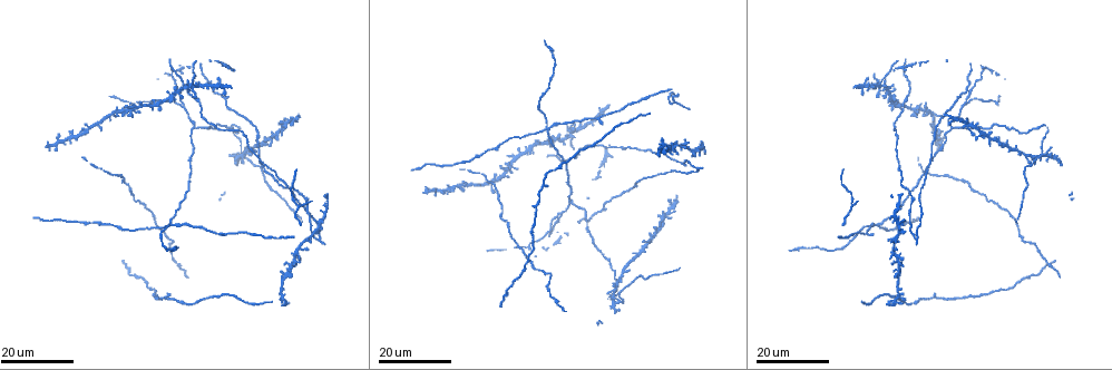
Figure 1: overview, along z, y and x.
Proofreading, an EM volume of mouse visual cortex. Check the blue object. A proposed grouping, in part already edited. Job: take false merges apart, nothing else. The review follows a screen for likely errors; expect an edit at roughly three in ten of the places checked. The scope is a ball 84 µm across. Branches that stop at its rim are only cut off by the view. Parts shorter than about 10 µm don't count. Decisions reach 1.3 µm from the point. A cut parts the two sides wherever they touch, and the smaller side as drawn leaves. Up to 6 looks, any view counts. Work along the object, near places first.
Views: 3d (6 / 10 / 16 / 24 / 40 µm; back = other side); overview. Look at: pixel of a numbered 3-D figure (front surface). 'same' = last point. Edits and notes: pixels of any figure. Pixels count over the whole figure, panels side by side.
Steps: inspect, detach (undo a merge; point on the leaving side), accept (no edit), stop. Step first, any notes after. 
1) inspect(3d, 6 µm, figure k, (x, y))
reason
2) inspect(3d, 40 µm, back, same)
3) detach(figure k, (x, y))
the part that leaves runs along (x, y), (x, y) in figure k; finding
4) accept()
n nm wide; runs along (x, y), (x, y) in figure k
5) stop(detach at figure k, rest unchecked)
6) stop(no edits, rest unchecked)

inspect(3d, 24 µm, figure 1, (449, 188))

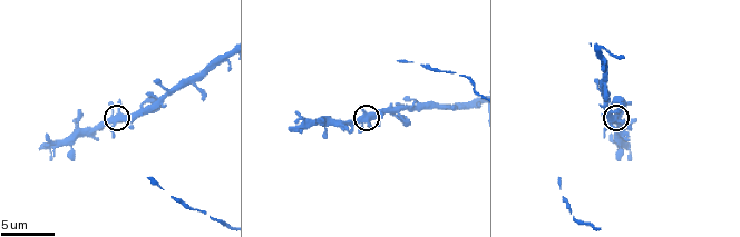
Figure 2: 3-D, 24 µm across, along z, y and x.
inspect(3d, 6 µm, figure 2, (112, 119))
zoom in

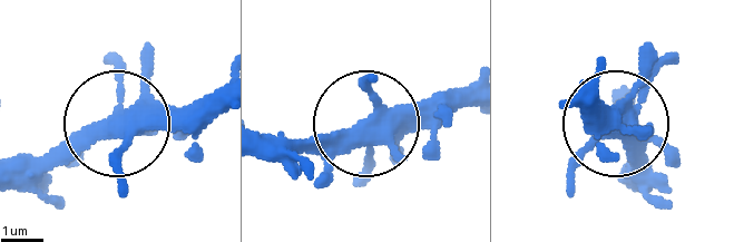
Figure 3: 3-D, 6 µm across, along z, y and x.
accept()
4 arms; all the same neuron

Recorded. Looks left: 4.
inspect(3d, 24 µm, figure 1, (546, 128))
looks like a crossing

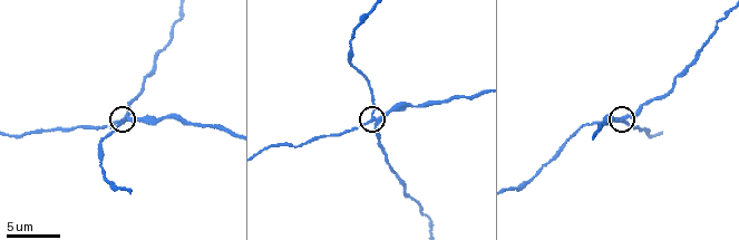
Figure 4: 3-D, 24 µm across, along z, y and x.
inspect(3d, 10 µm, figure 4, (127, 120))

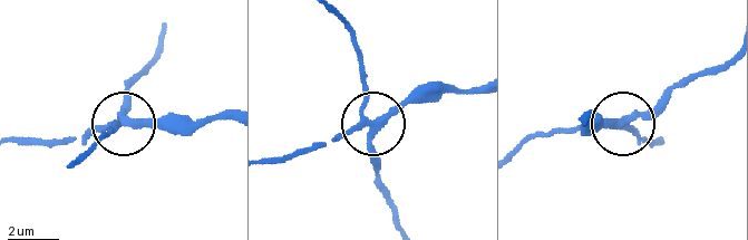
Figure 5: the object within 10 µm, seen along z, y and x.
accept()
4 arms; runs along (158, 50), (133, 78), (123, 116), (67, 144) in figure 5; continuous, no second neuron

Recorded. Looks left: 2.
inspect(3d, 24 µm, figure 1, (311, 220))
branch point

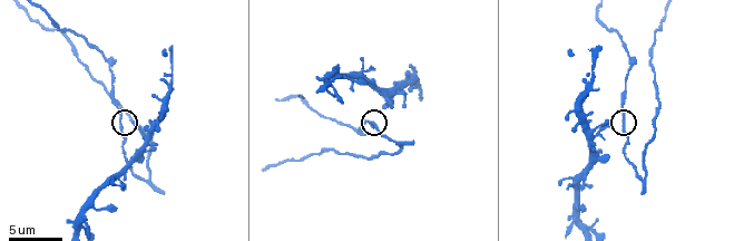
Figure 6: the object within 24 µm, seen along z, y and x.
inspect(3d, 10 µm, figure 6, (121, 125))

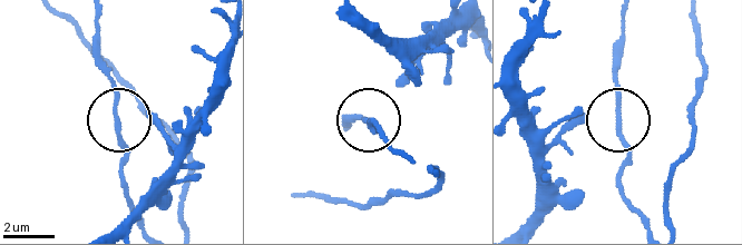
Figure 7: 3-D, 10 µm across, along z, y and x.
accept()
3 arms; one neuron here

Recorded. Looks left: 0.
stop(no edits, rest unchecked)

